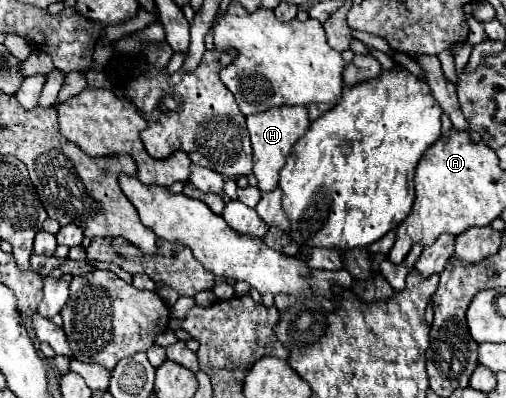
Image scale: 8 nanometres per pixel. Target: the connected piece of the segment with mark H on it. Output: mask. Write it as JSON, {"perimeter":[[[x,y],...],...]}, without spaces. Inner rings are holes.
{"perimeter":[[[280,106],[280,110],[266,110],[264,114],[252,114],[248,120],[248,132],[254,150],[254,176],[262,192],[274,190],[278,186],[280,170],[286,164],[286,156],[290,154],[296,140],[310,126],[306,106]]]}

